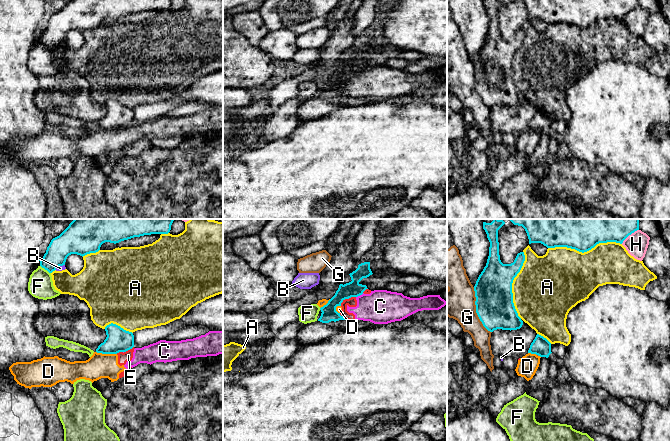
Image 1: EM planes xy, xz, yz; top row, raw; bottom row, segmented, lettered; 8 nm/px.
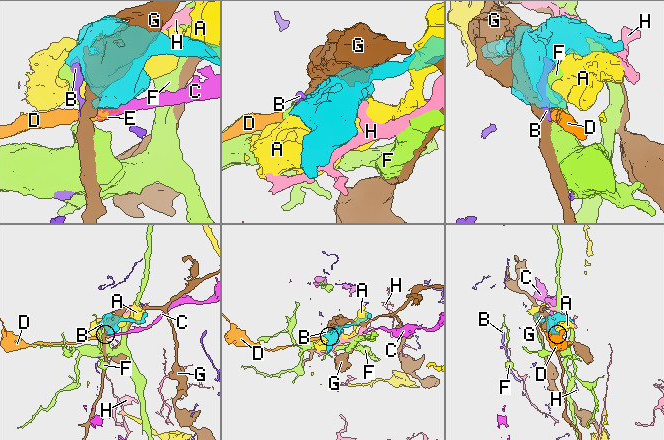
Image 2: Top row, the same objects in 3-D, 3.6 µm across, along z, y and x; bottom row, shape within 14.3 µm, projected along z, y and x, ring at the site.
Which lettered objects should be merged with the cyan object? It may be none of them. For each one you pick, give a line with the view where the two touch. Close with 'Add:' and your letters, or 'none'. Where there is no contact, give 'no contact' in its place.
Add: none

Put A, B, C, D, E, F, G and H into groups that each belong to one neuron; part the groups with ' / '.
A / B / C D E / F / G / H

